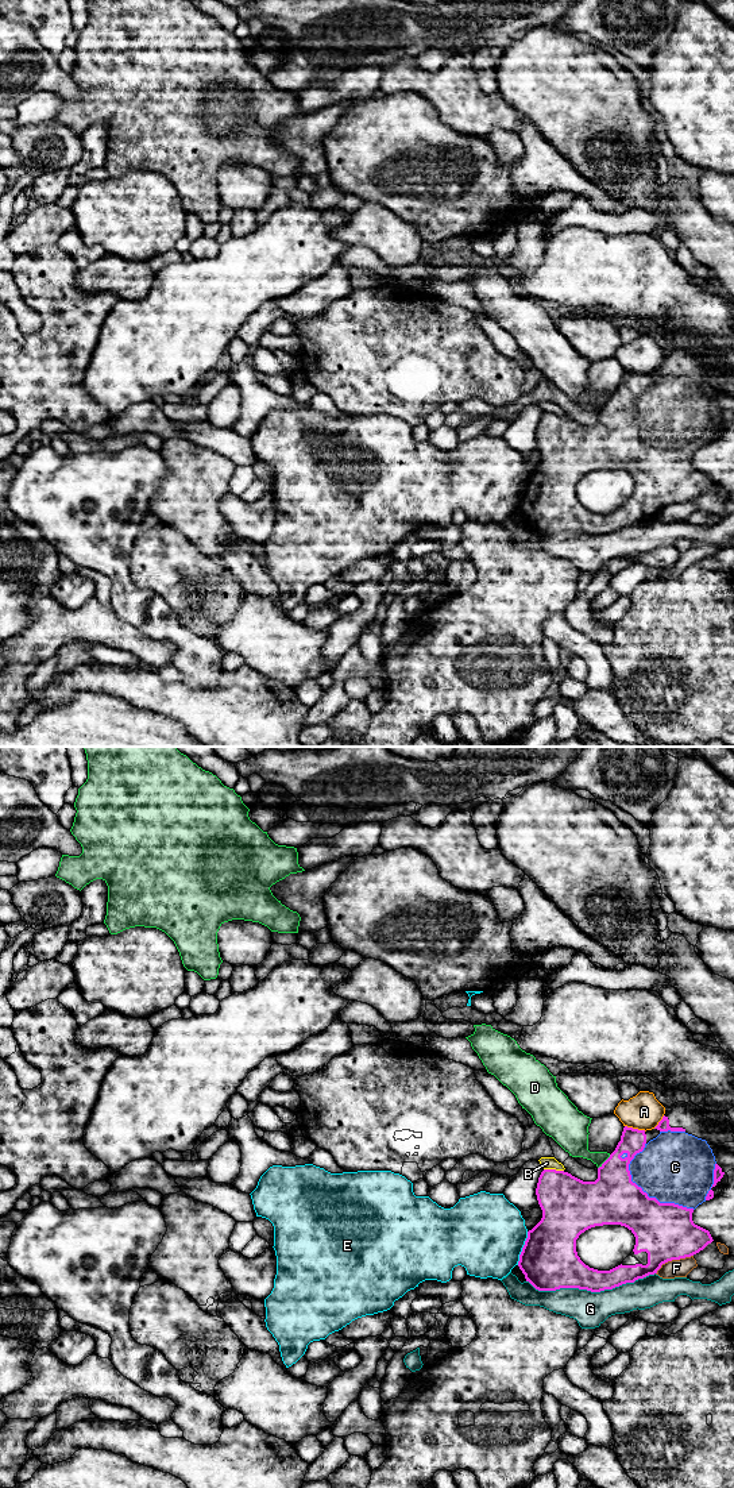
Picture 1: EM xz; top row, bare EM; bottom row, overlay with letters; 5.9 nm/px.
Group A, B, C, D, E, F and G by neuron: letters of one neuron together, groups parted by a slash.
A / B / C / D / E / F / G

